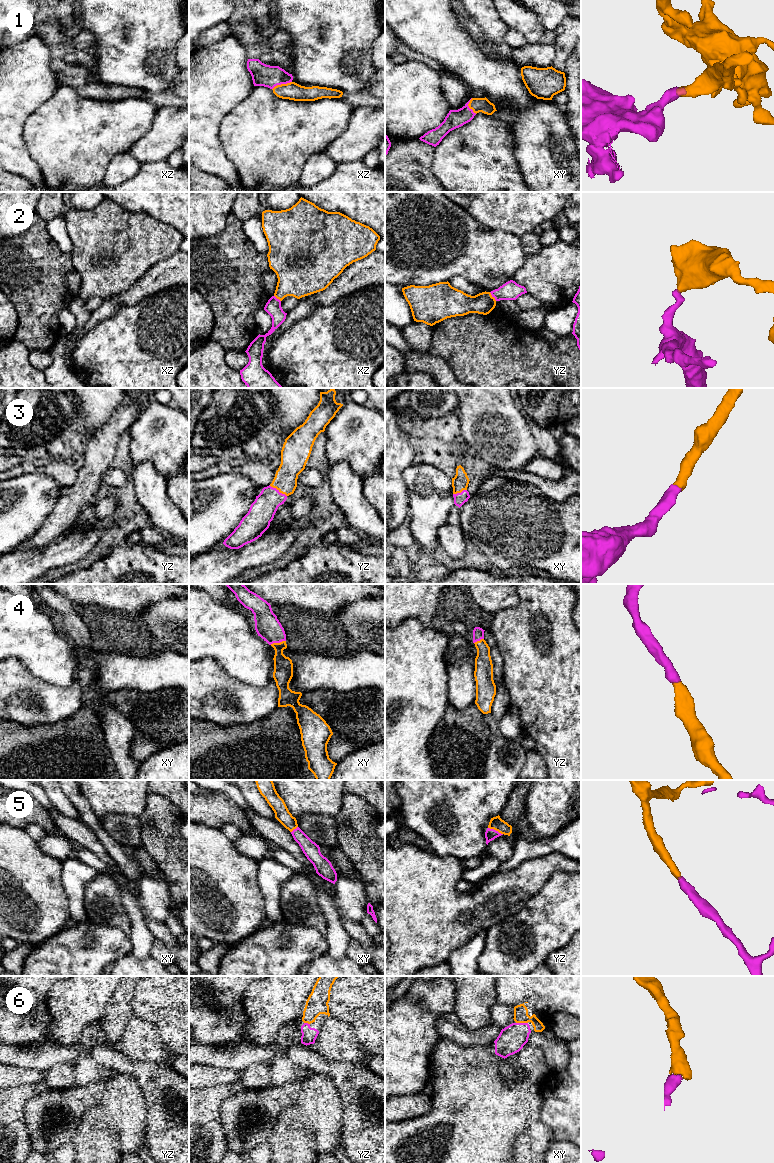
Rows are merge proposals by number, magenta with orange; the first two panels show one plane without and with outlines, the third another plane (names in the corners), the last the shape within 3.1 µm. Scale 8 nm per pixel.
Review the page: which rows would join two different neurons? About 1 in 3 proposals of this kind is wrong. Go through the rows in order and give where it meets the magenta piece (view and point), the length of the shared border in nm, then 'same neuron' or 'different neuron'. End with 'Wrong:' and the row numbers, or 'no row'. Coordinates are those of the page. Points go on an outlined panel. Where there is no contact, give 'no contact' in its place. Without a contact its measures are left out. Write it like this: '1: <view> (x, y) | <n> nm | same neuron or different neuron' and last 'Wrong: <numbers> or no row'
1: xz (281, 83) | 170 nm | same neuron
2: yz (492, 296) | 90 nm | different neuron
3: yz (278, 490) | 170 nm | same neuron
4: xy (277, 642) | 130 nm | same neuron
5: yz (495, 830) | 130 nm | same neuron
6: xy (522, 1023) | 100 nm | same neuron
Wrong: 2

